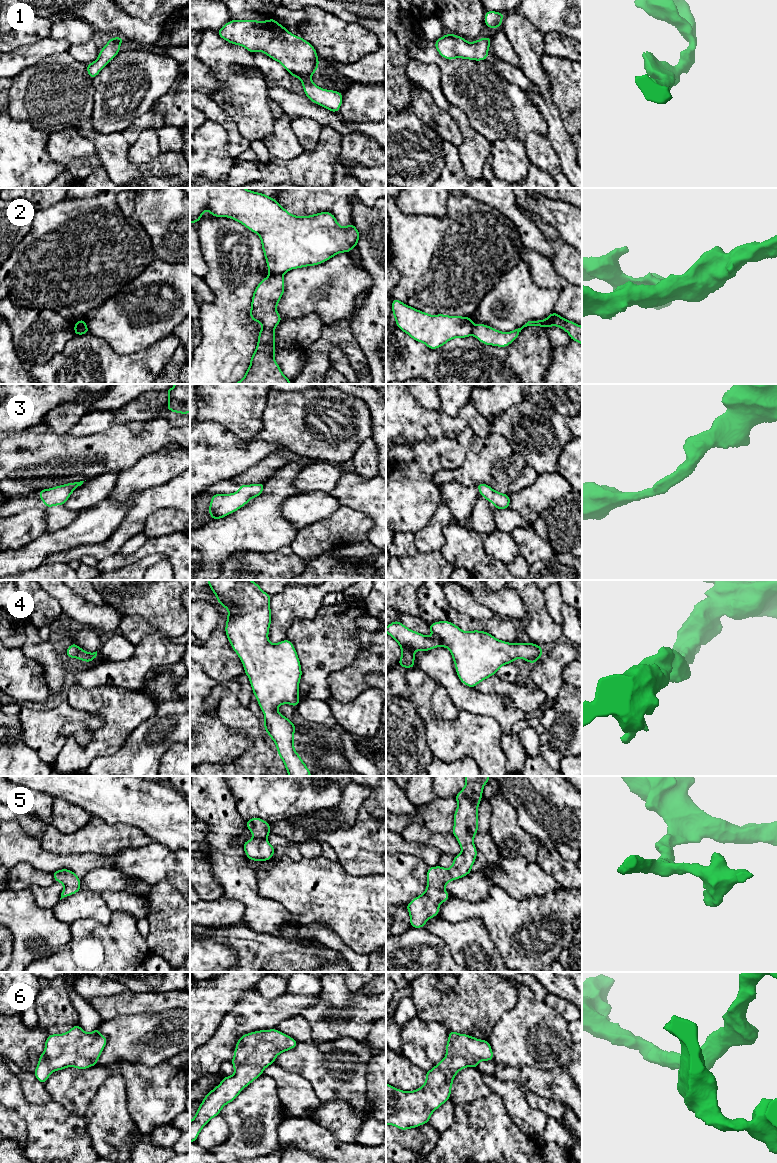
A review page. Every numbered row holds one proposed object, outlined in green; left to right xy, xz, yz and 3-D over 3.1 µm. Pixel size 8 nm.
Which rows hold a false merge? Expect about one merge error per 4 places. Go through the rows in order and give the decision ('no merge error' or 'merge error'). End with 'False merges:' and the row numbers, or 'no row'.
1: no merge error
2: merge error
3: no merge error
4: no merge error
5: no merge error
6: no merge error
False merges: 2

